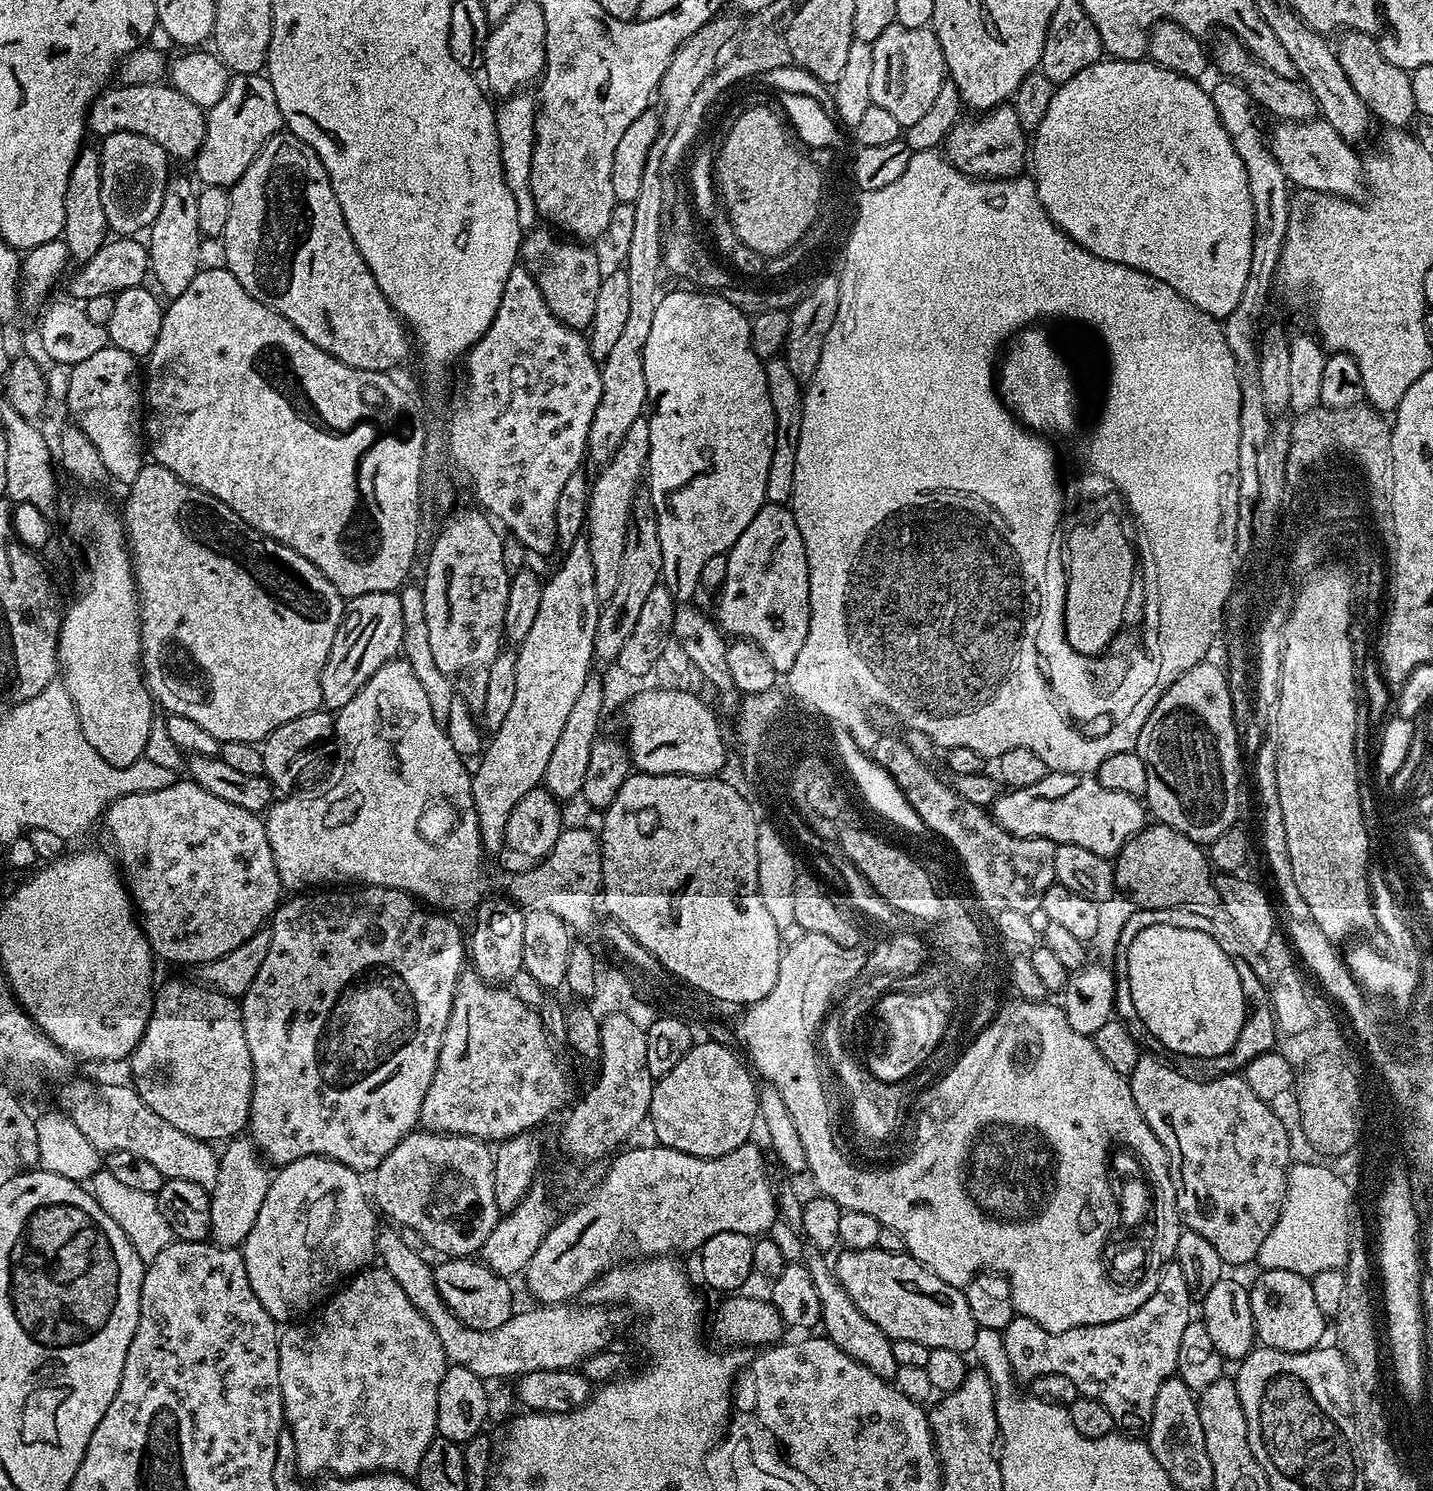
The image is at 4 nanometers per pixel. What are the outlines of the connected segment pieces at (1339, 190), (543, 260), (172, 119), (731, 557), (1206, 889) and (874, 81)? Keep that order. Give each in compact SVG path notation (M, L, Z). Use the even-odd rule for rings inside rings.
M1323 118L1299 122L1280 122L1270 132L1270 147L1282 174L1297 189L1310 192L1329 192L1331 196L1359 197L1362 188L1362 160L1355 156L1353 145L1341 138L1338 130Z
M543 227L531 229L521 239L519 259L522 266L532 275L534 282L538 282L538 290L542 290L546 306L550 306L554 318L561 320L568 328L587 329L594 318L598 286L602 279L600 260L592 249L595 247L572 238L561 238L555 231Z
M171 83L159 84L120 84L109 87L100 93L97 100L88 107L87 131L97 138L103 138L119 132L142 134L167 152L169 157L191 161L200 153L202 142L206 138L206 112L199 108L186 94L178 94Z
M765 503L727 553L726 579L718 589L718 624L729 637L751 640L770 658L772 669L786 674L810 630L810 574L806 546L791 507Z
M1159 822L1149 823L1137 836L1131 836L1116 853L1114 867L1119 895L1142 908L1208 906L1204 904L1217 899L1214 868L1205 849Z
M898 23L886 26L886 30L882 30L882 35L871 46L874 50L874 67L870 78L872 103L887 110L900 123L901 129L908 129L929 111L938 90L946 81L942 46L931 27L911 28Z

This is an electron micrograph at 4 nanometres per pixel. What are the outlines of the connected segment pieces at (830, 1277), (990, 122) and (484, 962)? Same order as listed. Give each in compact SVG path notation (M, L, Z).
M812 1255L807 1257L806 1263L810 1270L810 1278L814 1278L814 1290L818 1290L822 1302L820 1319L823 1335L832 1340L834 1346L838 1346L838 1350L850 1354L850 1358L866 1366L866 1370L874 1370L878 1378L889 1382L895 1381L897 1367L894 1362L892 1339L881 1328L874 1326L874 1322L870 1322L870 1318L866 1318L866 1314L858 1310L858 1306L854 1306L854 1298L850 1298L850 1294L846 1294L846 1290L842 1290L842 1286L836 1281L833 1265L829 1261L827 1264L824 1261L827 1259L823 1255Z
M1005 102L998 108L972 114L969 120L958 119L948 132L946 155L950 163L965 176L986 180L1008 180L1011 176L1021 175L1025 171L1026 161L1030 156L1030 140L1024 135L1026 129L1023 122L1018 118L1011 103Z
M489 895L480 901L474 909L476 917L472 920L472 936L467 937L466 948L470 953L470 960L474 963L475 971L485 980L497 985L507 985L524 966L522 946L526 935L525 909L507 895Z

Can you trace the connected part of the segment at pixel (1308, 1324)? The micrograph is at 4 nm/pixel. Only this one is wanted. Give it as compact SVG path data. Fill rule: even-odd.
M1266 1268L1259 1274L1261 1276L1250 1284L1248 1294L1257 1341L1263 1347L1283 1352L1309 1352L1317 1347L1323 1341L1320 1339L1324 1336L1326 1317L1318 1310L1311 1279L1294 1274L1294 1270Z

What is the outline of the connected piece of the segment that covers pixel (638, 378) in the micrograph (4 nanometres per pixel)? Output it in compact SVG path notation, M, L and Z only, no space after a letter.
M717 14L706 26L702 26L692 34L686 42L682 42L676 48L676 53L670 58L670 66L666 66L666 74L662 74L658 89L658 115L660 117L660 133L656 136L654 146L650 146L650 154L646 158L646 170L642 170L642 183L638 189L638 198L632 204L634 206L634 230L630 233L630 250L626 257L626 271L630 278L630 311L626 318L626 327L622 335L617 339L615 346L606 354L606 358L600 364L600 377L602 378L602 398L598 398L598 410L594 410L594 422L590 422L590 434L588 435L588 450L586 453L589 461L593 460L596 466L603 466L611 460L612 456L622 446L622 438L626 438L626 430L630 430L630 422L641 419L645 415L648 404L648 391L646 390L646 370L644 369L644 351L646 350L646 338L650 338L650 325L654 323L654 314L658 311L658 302L662 295L660 288L660 272L664 262L664 240L666 233L666 208L664 212L664 179L663 154L669 145L670 136L678 127L686 106L697 93L698 86L710 77L719 62L719 51L728 39L734 38L740 31L741 21L736 21L732 16Z

